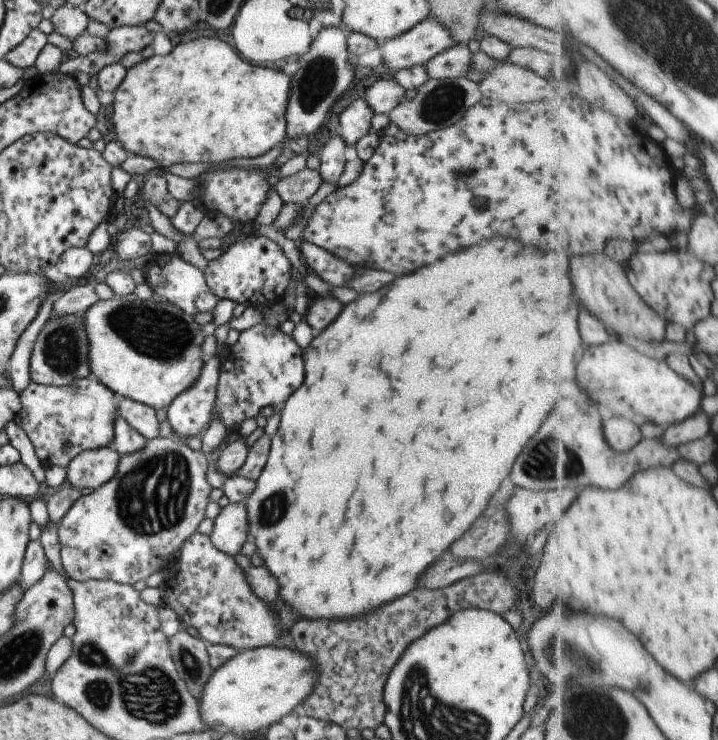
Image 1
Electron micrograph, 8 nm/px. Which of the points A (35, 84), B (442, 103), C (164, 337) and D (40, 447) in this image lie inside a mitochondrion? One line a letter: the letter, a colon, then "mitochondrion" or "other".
A: other
B: mitochondrion
C: mitochondrion
D: other

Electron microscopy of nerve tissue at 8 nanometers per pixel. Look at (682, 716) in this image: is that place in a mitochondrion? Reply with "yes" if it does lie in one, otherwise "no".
no

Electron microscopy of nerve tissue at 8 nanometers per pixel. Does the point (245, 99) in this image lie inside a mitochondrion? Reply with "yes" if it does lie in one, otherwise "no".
no

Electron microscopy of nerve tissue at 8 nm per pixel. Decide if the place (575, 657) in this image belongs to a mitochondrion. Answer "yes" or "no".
yes

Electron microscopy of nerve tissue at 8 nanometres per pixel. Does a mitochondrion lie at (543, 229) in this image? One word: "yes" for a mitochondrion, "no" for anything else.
no

